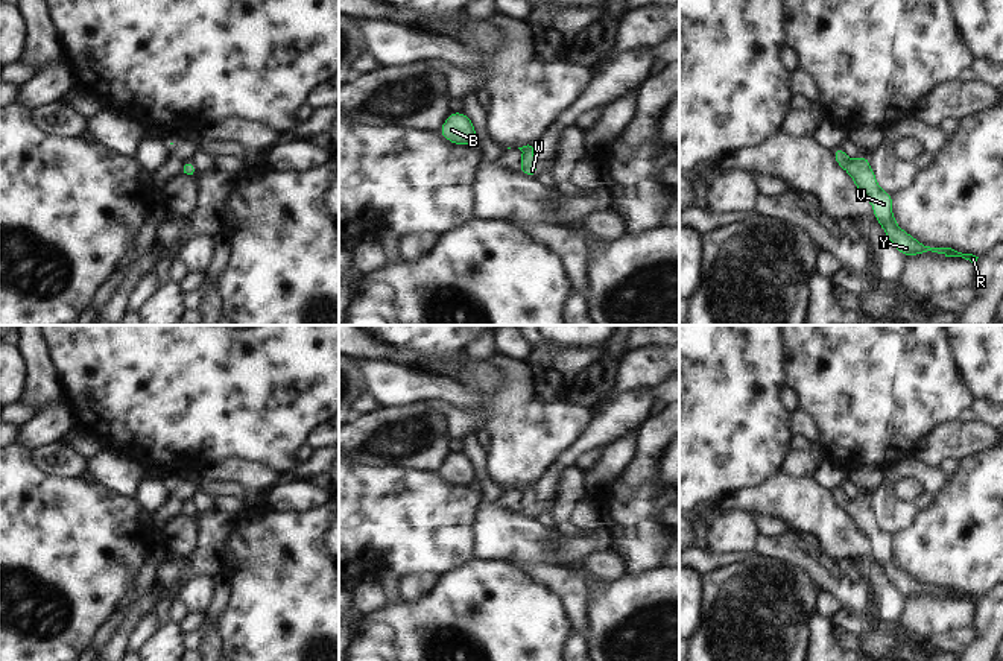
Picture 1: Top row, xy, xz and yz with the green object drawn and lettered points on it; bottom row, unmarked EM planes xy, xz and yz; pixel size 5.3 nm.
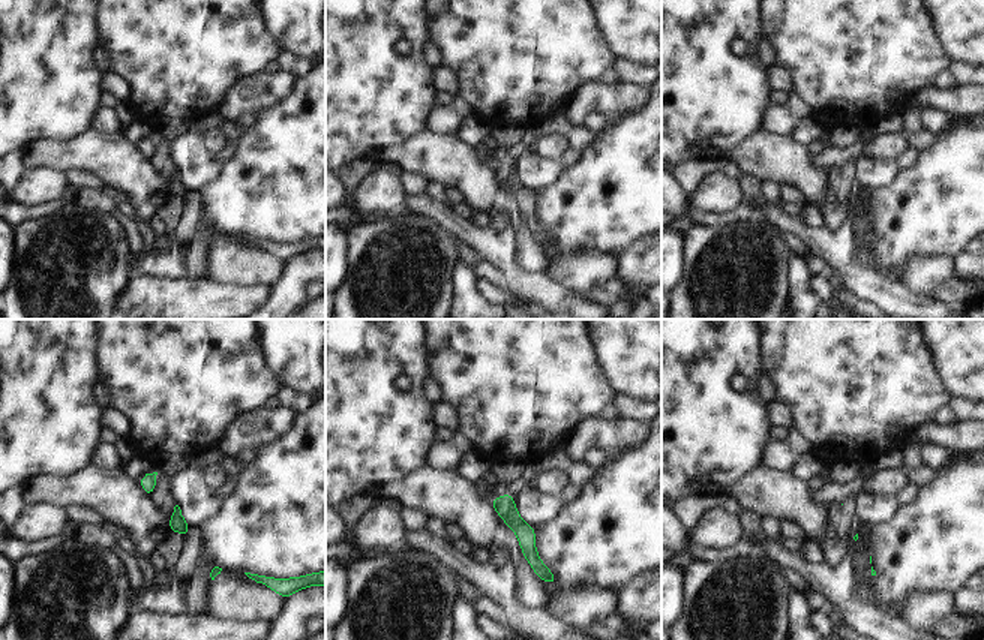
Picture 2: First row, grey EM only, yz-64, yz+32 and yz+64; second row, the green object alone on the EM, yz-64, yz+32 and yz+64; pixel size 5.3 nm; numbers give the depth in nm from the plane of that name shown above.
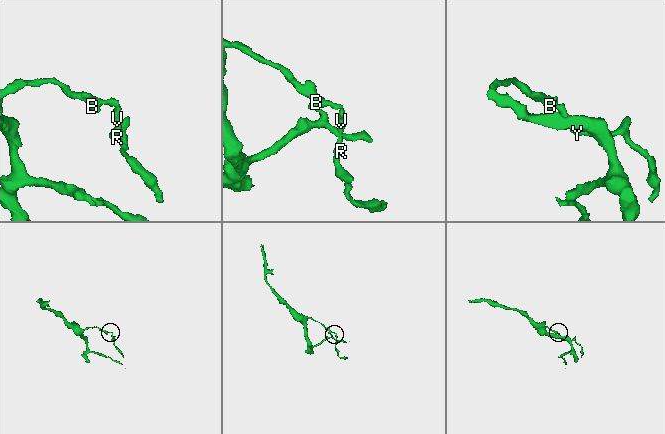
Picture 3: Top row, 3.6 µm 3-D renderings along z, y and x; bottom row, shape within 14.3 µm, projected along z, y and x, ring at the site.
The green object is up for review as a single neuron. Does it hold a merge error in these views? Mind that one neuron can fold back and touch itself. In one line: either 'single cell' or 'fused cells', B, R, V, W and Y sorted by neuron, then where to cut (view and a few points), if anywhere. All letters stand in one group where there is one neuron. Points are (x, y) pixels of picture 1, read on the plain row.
single cell; B R V W Y; no cut

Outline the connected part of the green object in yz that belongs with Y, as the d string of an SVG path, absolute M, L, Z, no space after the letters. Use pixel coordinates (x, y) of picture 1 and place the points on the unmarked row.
M842 486L836 488L833 492L837 506L848 512L856 527L871 542L874 549L874 558L884 570L889 582L903 596L907 597L929 593L932 596L962 597L976 605L979 597L973 594L962 594L951 588L930 588L927 585L919 584L915 577L901 570L897 565L895 558L892 555L892 535L878 527L877 518L869 506L868 497L862 495L860 498L850 500Z

